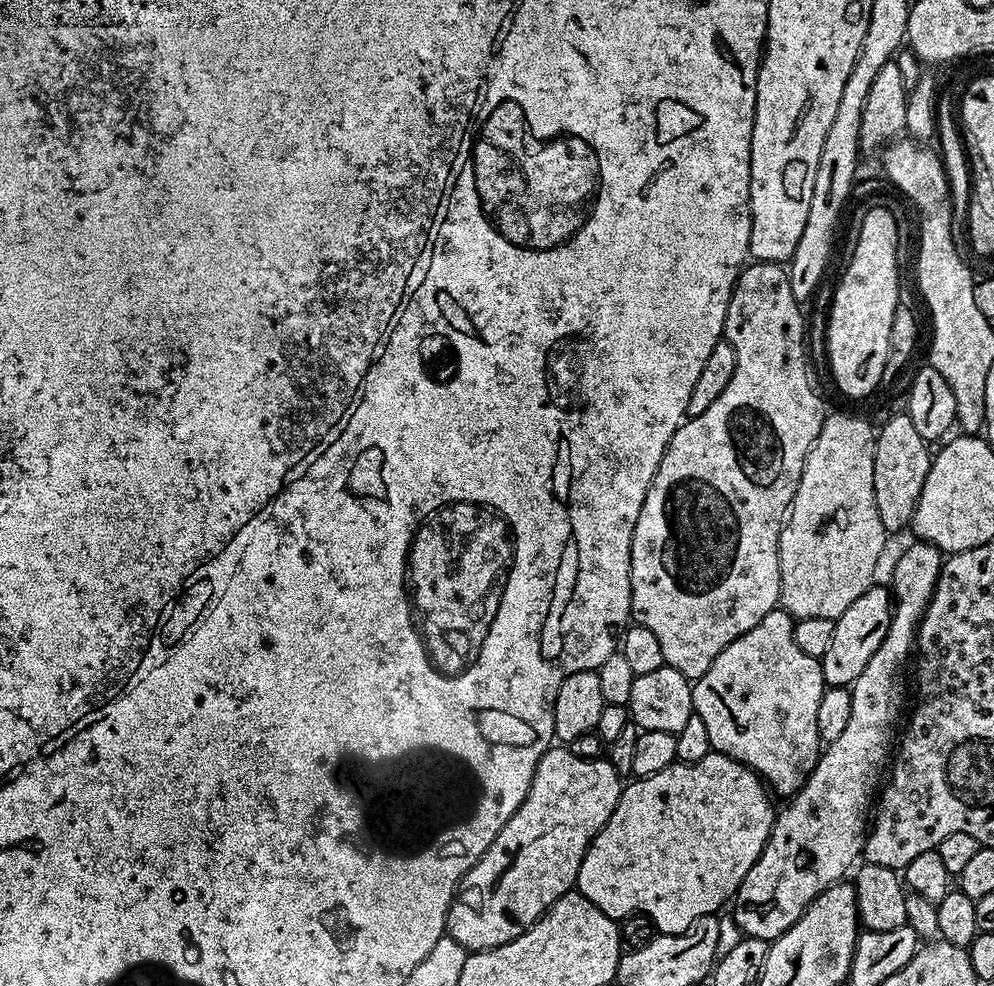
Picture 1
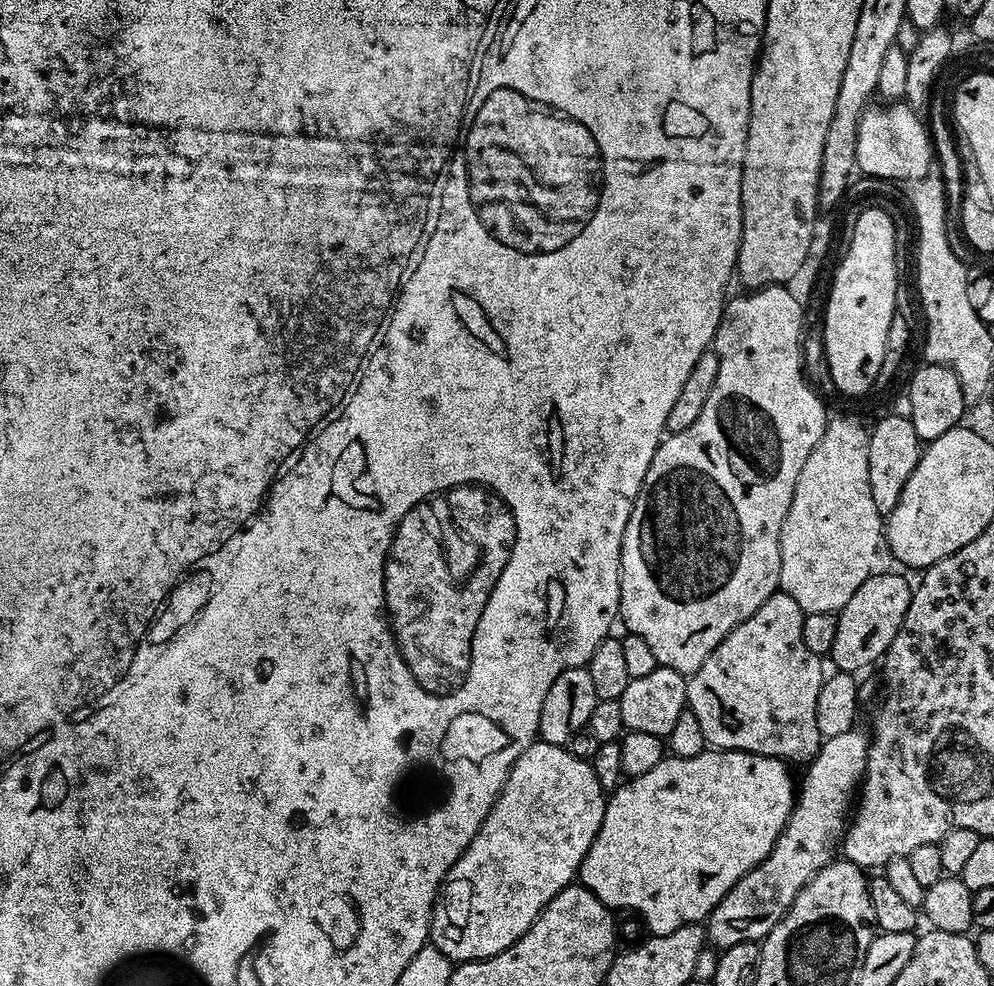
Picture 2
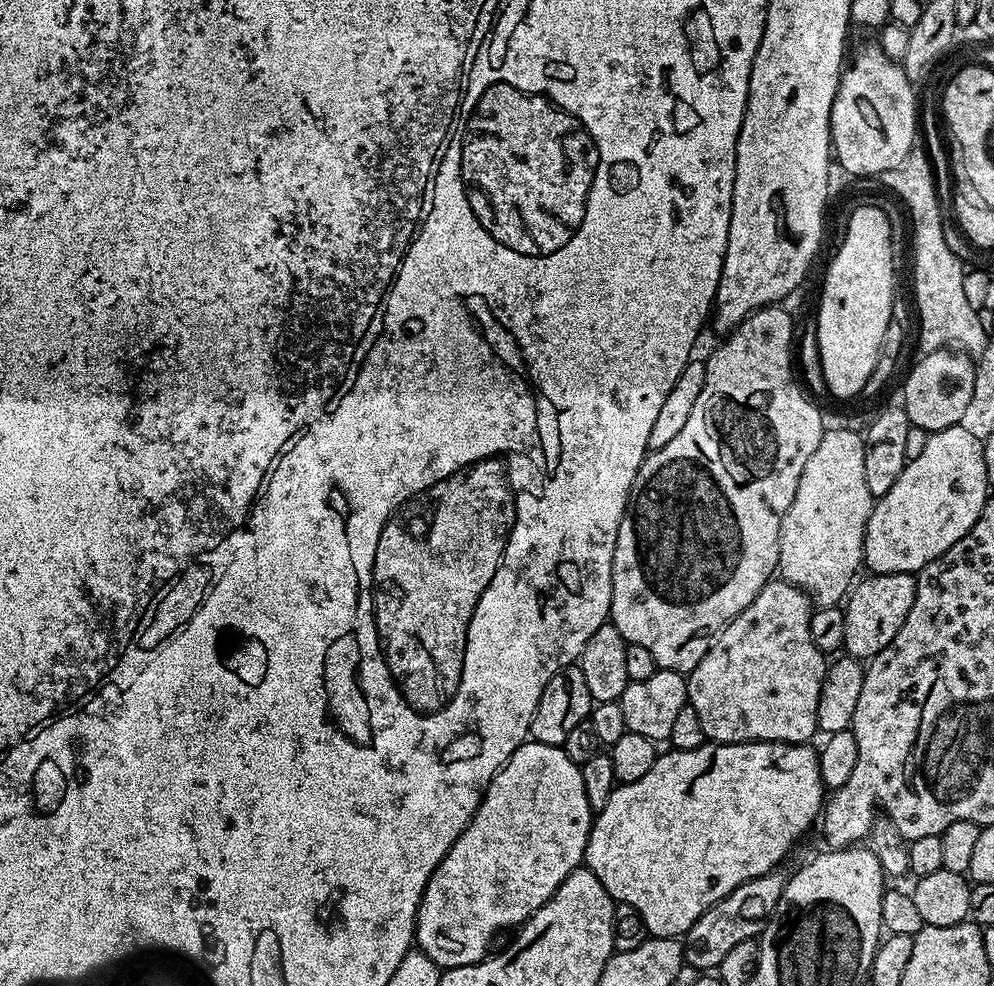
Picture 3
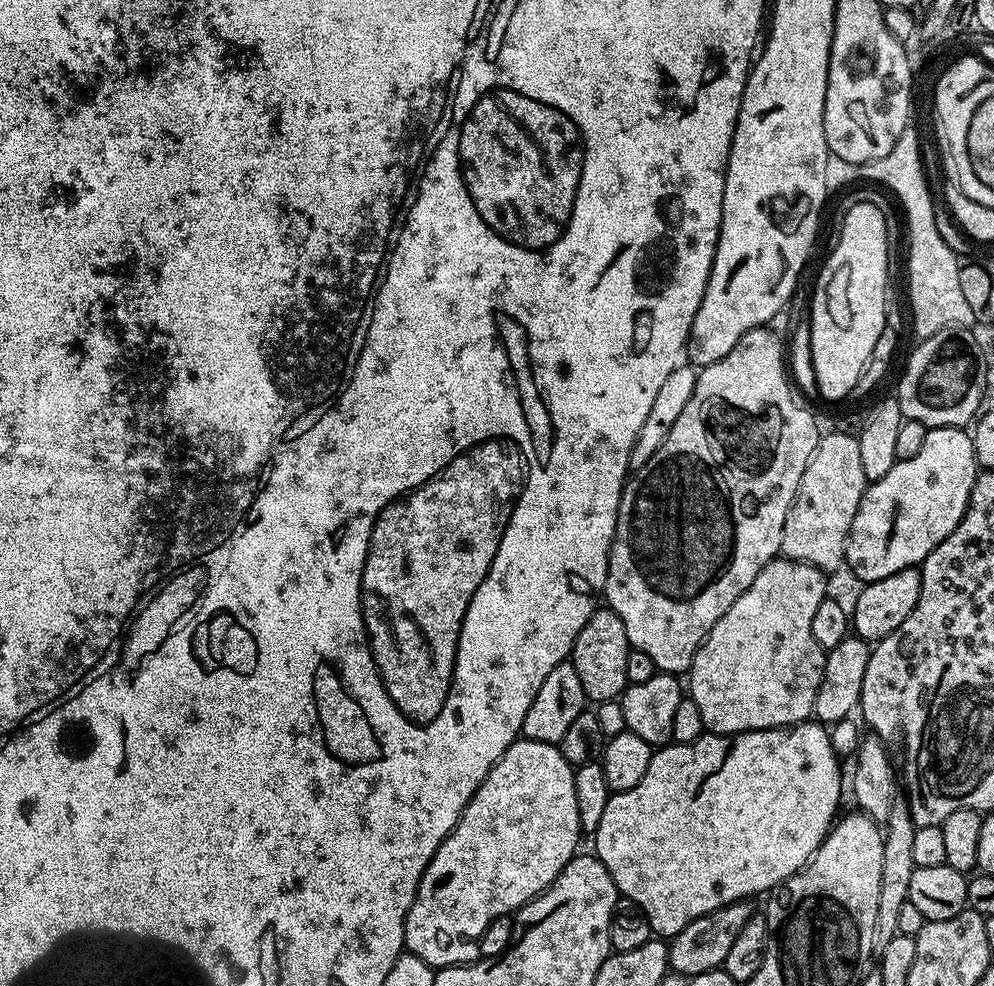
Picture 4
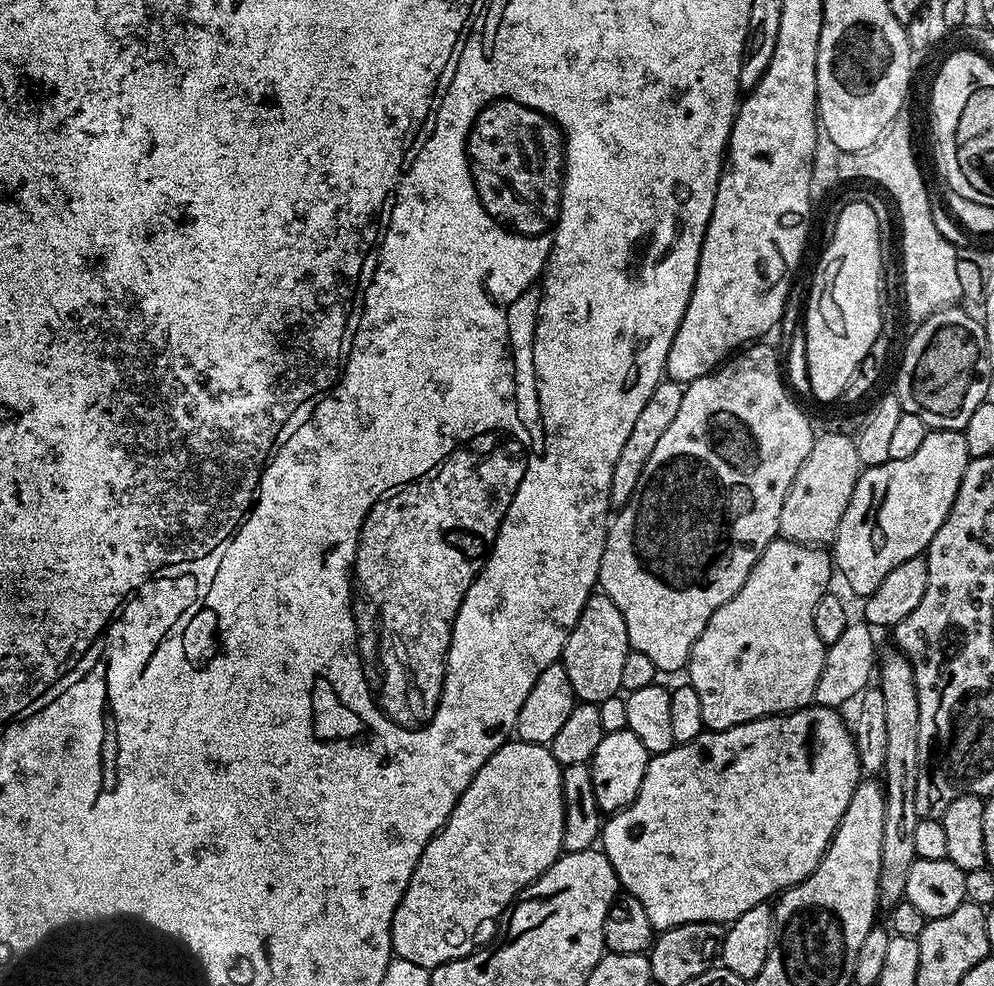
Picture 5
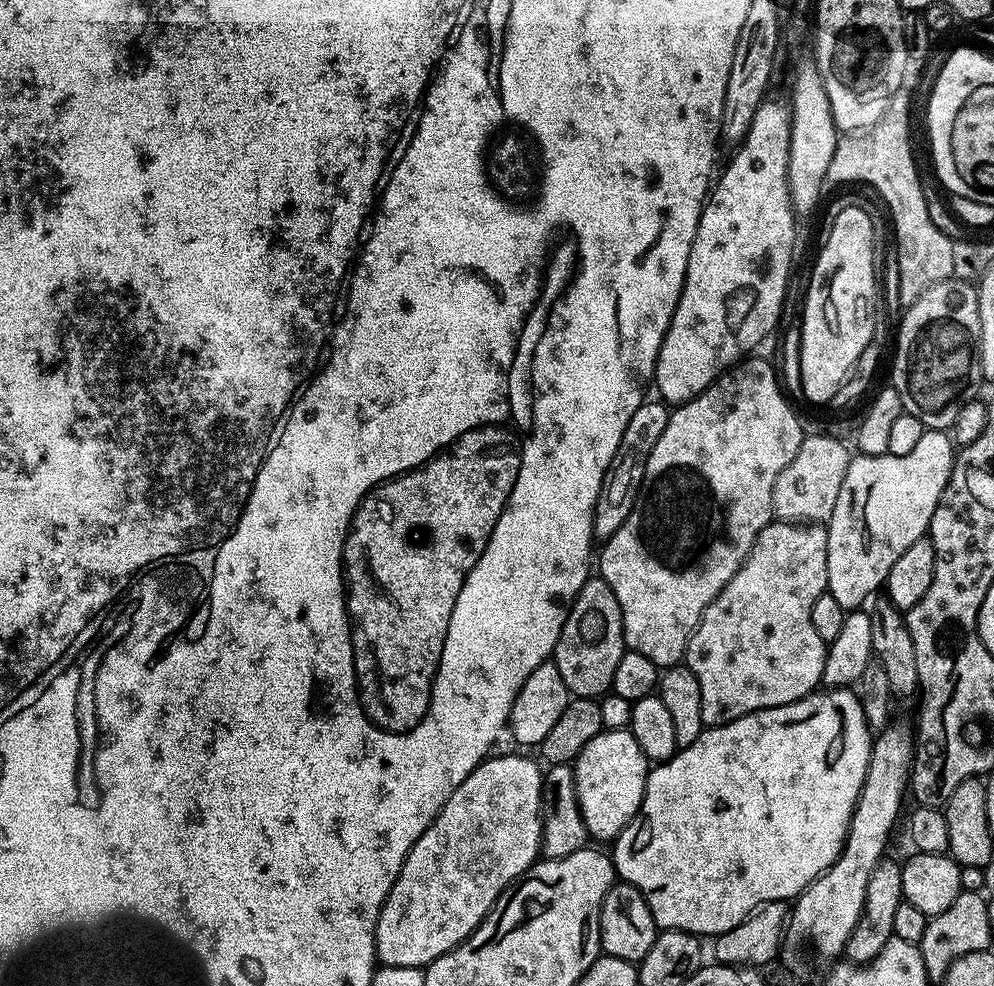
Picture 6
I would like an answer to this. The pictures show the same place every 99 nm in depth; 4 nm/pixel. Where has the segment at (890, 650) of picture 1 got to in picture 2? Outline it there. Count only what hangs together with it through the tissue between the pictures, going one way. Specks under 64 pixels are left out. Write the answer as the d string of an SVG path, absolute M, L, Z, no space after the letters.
M853 727L844 734L825 739L820 745L818 754L807 765L808 773L804 776L804 785L799 785L796 803L792 805L792 813L782 830L782 834L774 842L770 854L756 868L740 879L726 895L714 906L706 921L706 936L717 949L738 946L738 942L760 942L778 926L778 922L790 910L794 898L825 866L831 864L841 847L858 796L858 789L864 779L864 771L868 765L868 745L870 736L867 731L859 732Z

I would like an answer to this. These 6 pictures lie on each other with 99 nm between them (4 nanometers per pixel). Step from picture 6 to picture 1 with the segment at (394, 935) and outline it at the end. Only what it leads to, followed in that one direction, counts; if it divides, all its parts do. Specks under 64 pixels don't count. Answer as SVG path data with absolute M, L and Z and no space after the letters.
M553 746L544 752L538 762L538 766L534 770L534 778L530 782L526 798L518 806L518 810L514 810L510 822L506 822L506 826L502 826L502 830L498 830L498 838L494 838L494 842L490 842L486 854L482 854L482 858L478 858L476 865L461 878L460 887L452 901L452 905L448 908L447 935L452 936L454 942L458 942L463 948L468 949L469 953L485 952L521 936L538 917L543 916L547 908L559 896L565 896L566 893L573 891L578 878L578 870L582 866L582 858L586 854L586 850L591 846L592 839L600 833L602 826L606 826L610 814L614 814L614 806L618 806L621 791L622 777L618 774L618 770L614 770L614 766L606 758L583 760L568 751L567 747L564 746Z

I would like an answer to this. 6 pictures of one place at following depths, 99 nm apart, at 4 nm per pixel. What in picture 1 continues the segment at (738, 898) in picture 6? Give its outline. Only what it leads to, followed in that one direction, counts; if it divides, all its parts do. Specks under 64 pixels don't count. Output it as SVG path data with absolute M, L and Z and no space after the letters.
M713 751L693 764L677 762L666 770L658 770L658 774L628 783L623 785L614 814L610 814L606 826L586 850L575 887L614 921L643 914L651 918L657 933L682 934L698 918L719 913L719 908L735 897L742 878L758 862L772 833L773 797L759 772Z

